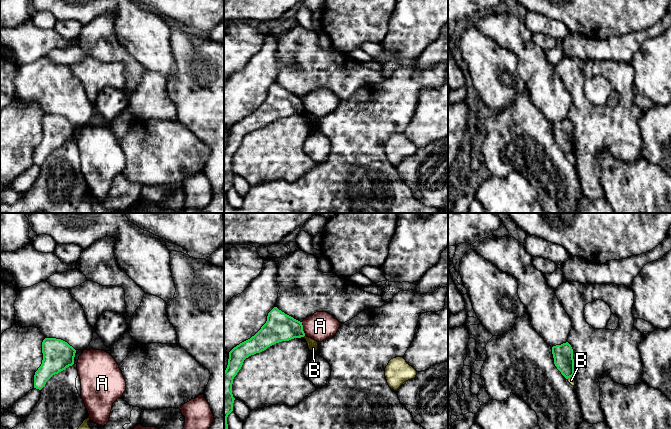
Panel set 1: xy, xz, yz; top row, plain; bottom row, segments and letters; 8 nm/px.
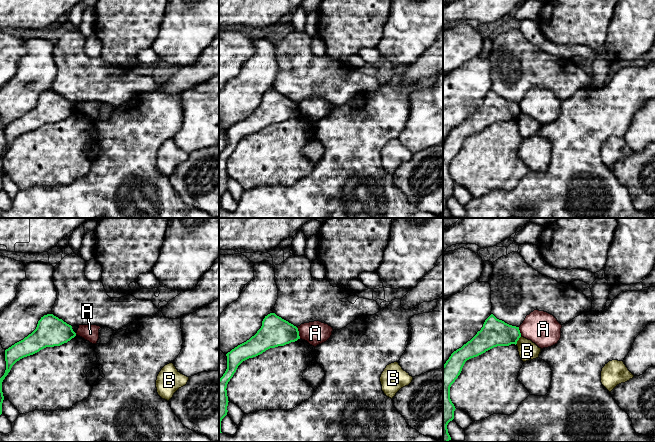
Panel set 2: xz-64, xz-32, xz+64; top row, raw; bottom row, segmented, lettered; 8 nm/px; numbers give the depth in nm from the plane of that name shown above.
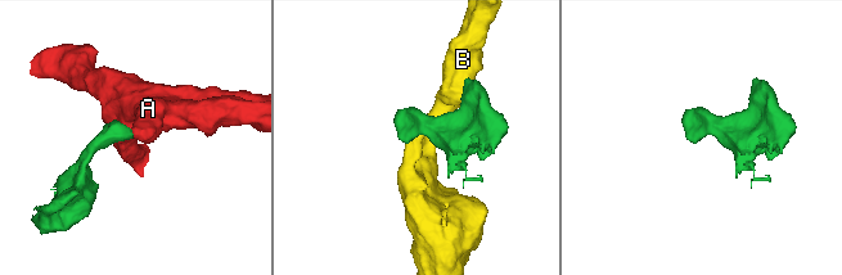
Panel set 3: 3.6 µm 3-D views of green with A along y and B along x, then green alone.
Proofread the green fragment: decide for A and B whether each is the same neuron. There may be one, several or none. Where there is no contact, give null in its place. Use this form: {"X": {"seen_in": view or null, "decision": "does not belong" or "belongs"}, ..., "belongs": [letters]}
{"A": {"seen_in": "xz", "decision": "does not belong"}, "B": {"seen_in": "yz", "decision": "does not belong"}, "belongs": []}

